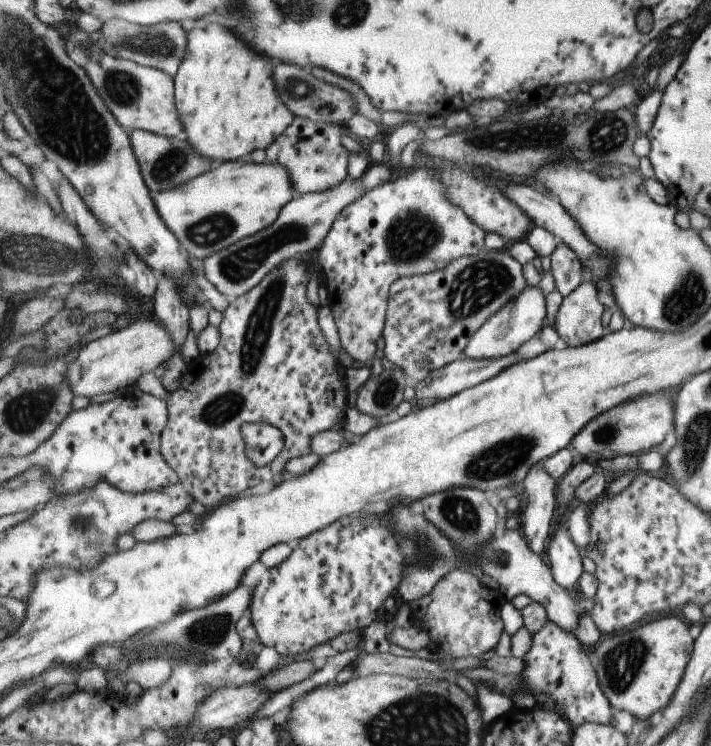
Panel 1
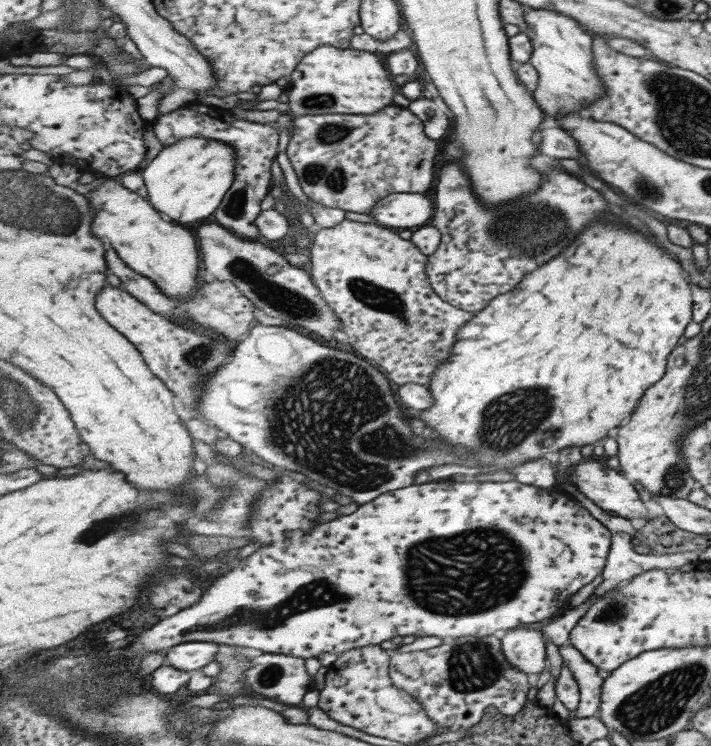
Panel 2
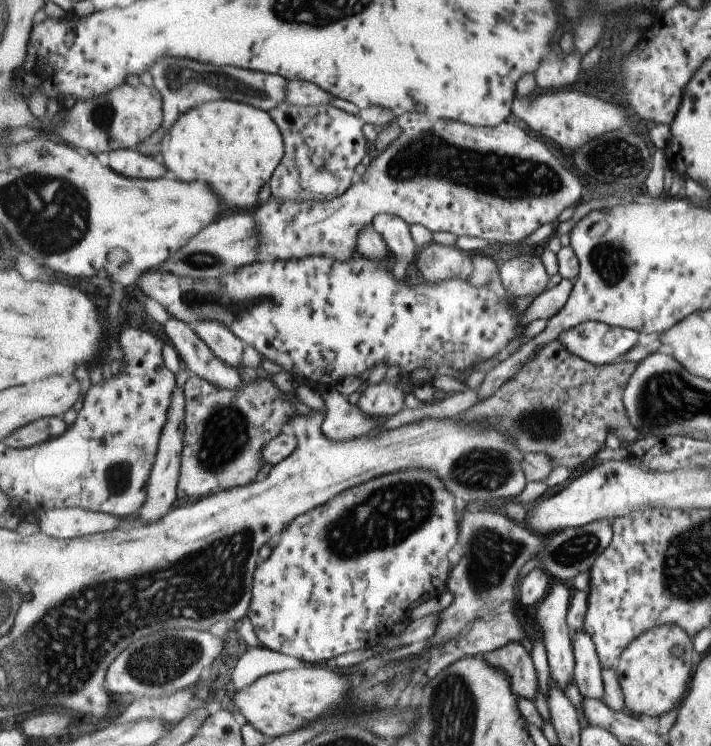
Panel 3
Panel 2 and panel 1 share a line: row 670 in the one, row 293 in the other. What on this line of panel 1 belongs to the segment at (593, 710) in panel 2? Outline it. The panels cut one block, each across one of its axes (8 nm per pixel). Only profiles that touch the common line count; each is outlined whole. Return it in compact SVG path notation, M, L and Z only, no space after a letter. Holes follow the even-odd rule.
M586 282L581 283L581 286L574 293L571 293L569 297L564 297L563 304L556 318L555 328L560 338L569 347L589 344L604 336L603 322L601 322L603 314L605 314L605 306L603 306L603 302L599 298L597 287Z

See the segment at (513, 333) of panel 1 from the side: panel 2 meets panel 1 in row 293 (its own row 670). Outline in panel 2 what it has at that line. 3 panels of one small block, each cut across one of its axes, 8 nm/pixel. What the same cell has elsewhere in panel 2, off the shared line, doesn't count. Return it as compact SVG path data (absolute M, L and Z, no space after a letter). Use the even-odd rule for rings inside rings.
M525 626L510 629L501 638L503 653L508 660L531 678L543 672L547 660L547 640L542 630L531 630Z

